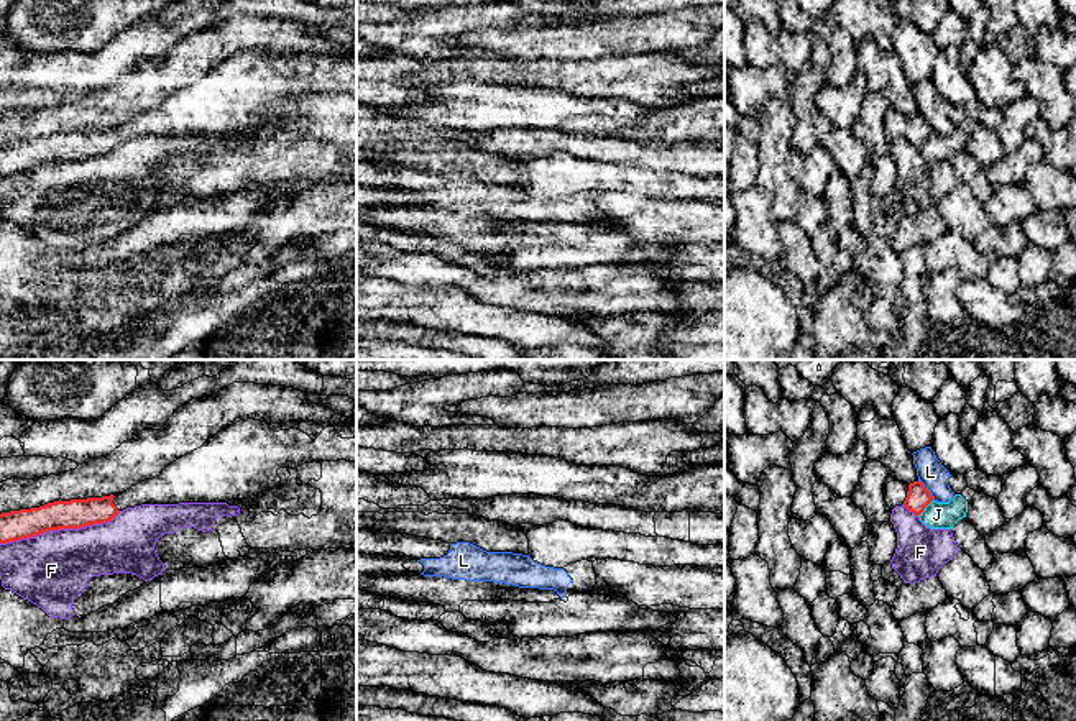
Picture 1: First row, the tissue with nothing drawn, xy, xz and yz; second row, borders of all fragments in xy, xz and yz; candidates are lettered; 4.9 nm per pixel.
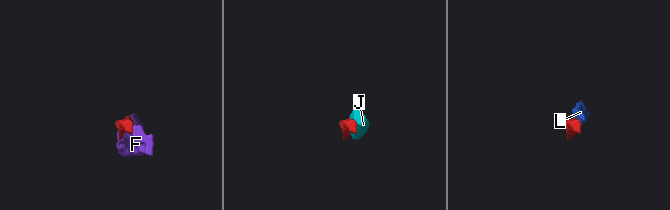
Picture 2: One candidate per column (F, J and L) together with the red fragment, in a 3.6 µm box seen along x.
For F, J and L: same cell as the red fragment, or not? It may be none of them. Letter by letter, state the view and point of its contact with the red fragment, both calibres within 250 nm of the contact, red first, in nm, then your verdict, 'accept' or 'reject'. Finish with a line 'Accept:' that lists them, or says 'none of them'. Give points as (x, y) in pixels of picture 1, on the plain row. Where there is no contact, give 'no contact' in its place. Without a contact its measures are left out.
F: xy (59, 160) | 140/360 nm | reject
J: yz (925, 138) | 110/130 nm | reject
L: yz (927, 122) | 110/140 nm | reject
Accept: none of them

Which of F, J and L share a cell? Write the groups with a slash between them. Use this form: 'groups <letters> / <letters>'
groups F / J / L

